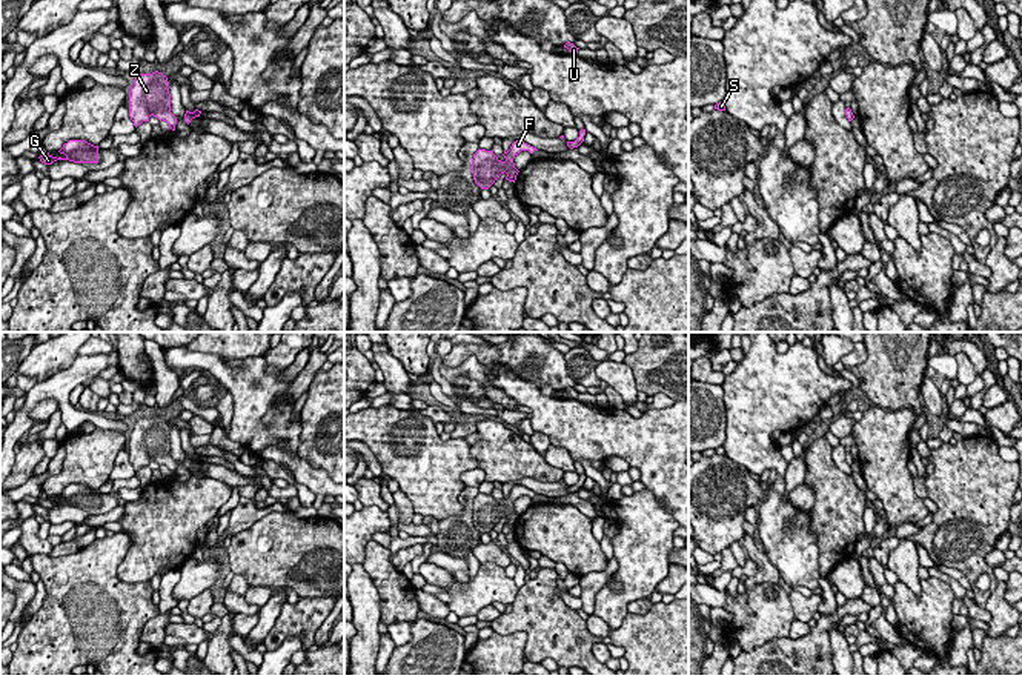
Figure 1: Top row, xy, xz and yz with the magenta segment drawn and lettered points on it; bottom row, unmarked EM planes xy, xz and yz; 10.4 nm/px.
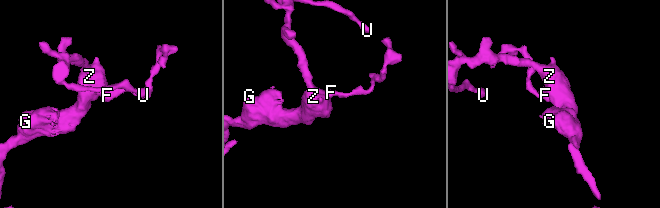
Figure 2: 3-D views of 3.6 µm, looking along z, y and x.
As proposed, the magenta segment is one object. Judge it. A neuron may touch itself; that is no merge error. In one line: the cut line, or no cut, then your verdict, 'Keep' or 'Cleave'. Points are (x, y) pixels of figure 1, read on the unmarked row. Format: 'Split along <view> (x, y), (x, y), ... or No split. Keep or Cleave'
No split. Keep

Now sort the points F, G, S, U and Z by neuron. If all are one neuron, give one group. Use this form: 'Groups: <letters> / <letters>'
Groups: F G S U Z

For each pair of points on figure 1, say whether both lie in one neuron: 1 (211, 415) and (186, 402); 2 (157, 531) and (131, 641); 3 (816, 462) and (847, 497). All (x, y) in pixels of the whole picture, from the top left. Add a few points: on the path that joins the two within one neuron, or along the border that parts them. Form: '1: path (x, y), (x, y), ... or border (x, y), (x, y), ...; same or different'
1: path (205, 412), (192, 406); same
2: border (131, 546), (117, 575), (149, 581); different
3: path (821, 471), (838, 488); same

